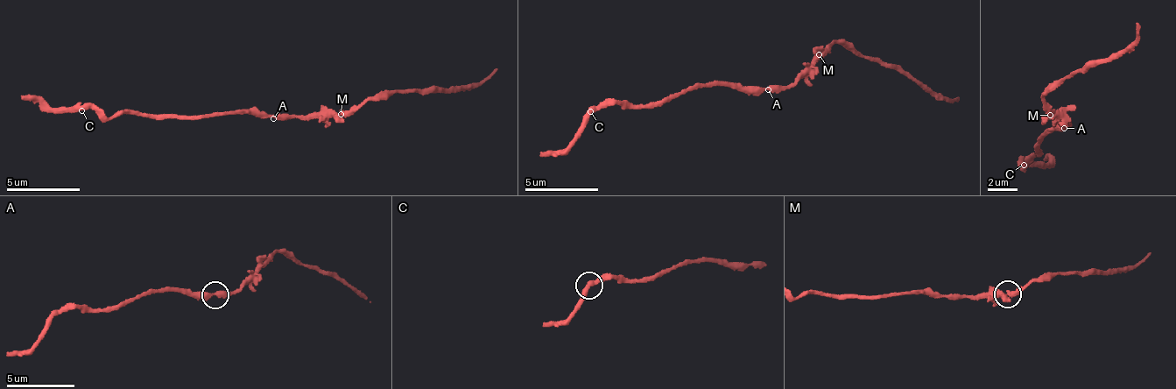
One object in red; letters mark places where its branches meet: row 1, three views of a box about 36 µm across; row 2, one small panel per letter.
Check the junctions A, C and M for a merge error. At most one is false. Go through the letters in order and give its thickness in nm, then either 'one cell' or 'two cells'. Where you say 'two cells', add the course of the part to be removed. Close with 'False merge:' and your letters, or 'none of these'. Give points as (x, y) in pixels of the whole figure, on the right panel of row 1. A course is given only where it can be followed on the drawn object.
A: 360 nm | one cell
C: 360 nm | one cell
M: 400 nm | one cell
False merge: none of these

